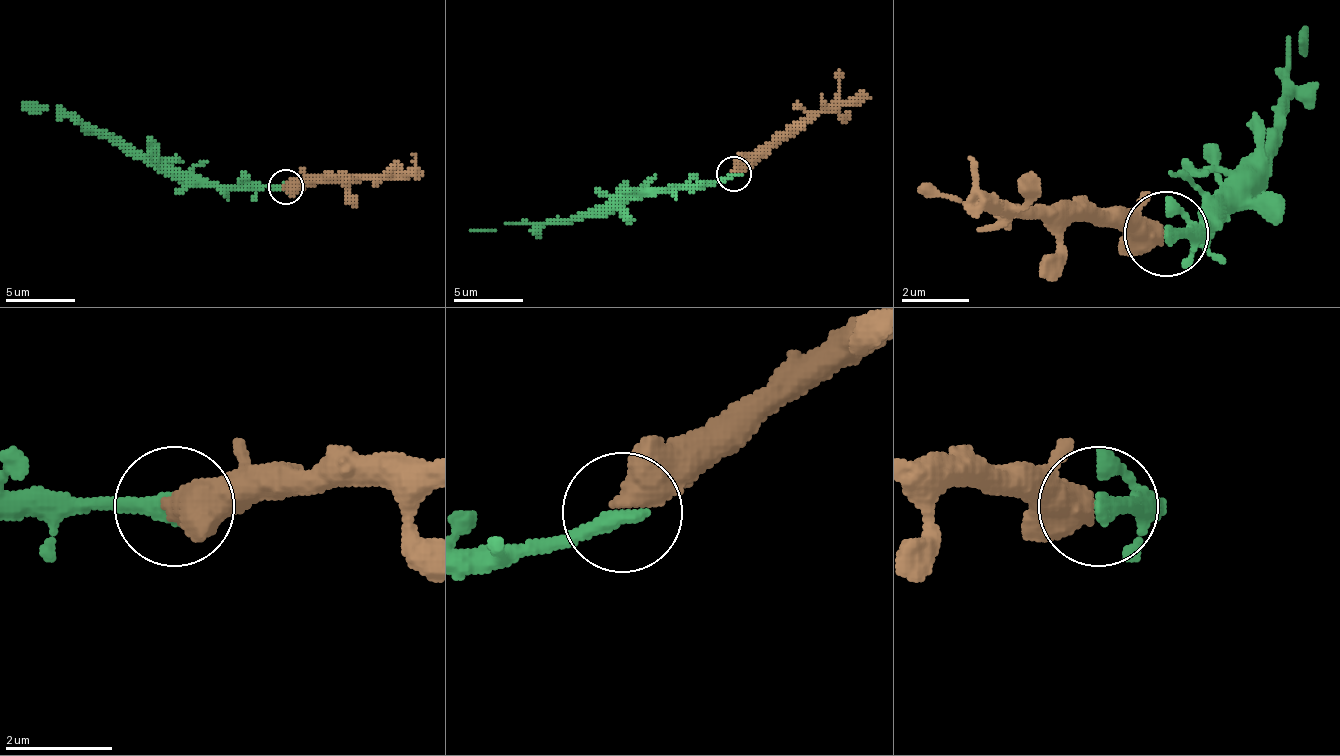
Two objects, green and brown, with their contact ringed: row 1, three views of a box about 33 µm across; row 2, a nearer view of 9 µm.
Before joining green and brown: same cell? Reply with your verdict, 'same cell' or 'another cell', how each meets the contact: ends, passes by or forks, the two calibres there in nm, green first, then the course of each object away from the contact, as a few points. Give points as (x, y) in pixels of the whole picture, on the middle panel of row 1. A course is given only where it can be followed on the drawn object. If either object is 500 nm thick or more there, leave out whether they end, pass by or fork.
same cell; 380 nm thick on the green side, 600 nm on the other; green runs (735, 174), (634, 188), (571, 220), (505, 223), (470, 230); brown runs (735, 171), (756, 164), (822, 112), (853, 105), (863, 94), (860, 91)

